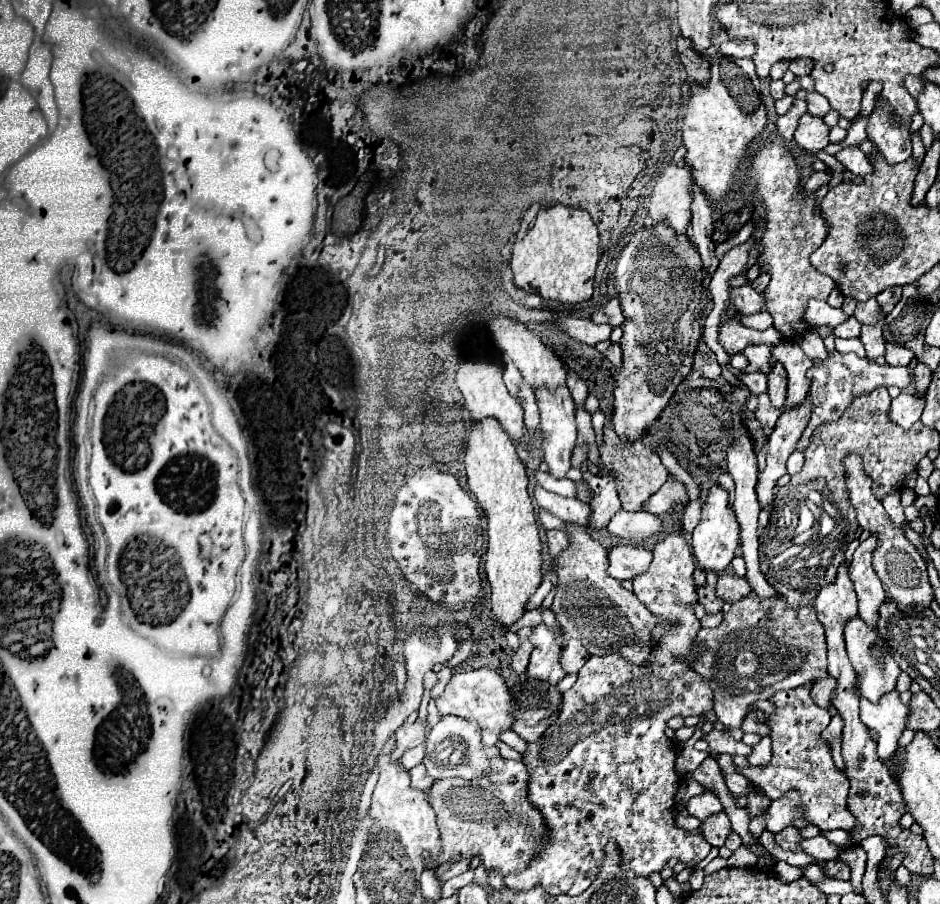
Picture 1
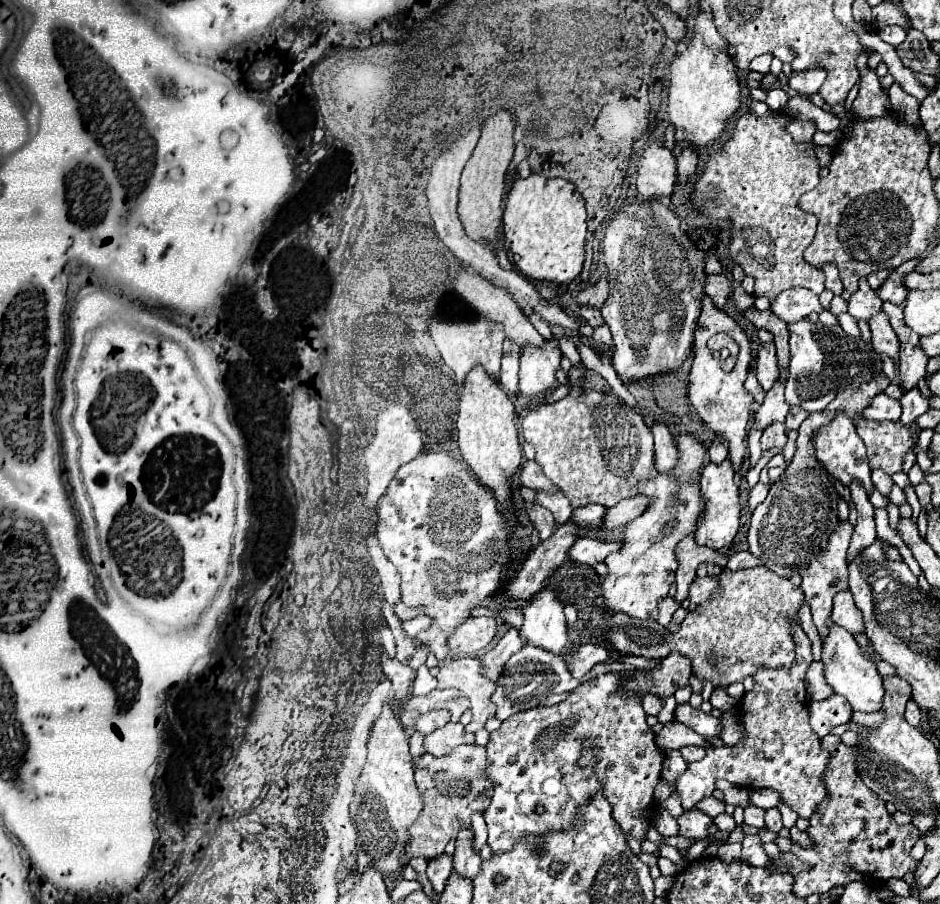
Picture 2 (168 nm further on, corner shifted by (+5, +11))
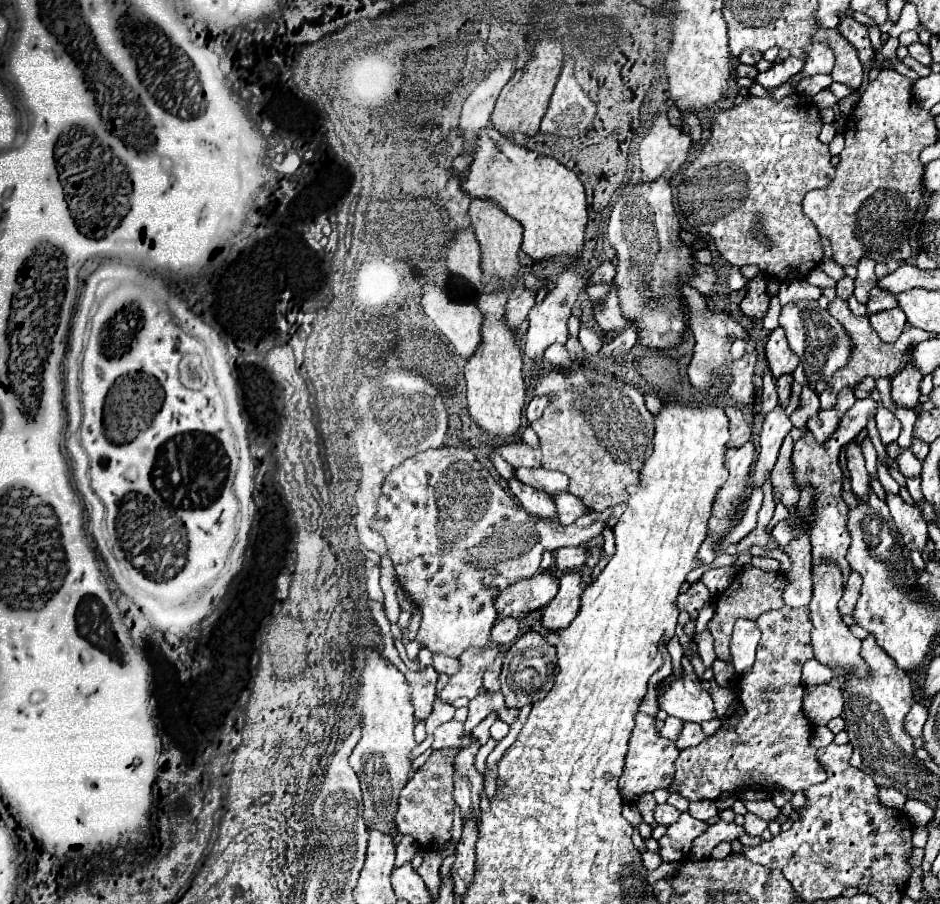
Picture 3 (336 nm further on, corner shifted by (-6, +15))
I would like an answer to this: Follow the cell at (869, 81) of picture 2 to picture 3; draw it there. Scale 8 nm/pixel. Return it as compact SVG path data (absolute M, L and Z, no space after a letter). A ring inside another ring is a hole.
M842 15L836 29L840 31L840 35L846 37L846 41L848 41L852 47L856 47L856 53L858 53L858 57L860 57L862 63L872 61L874 49L872 49L870 39L868 39L868 29L866 29L866 25L858 23L858 21L856 21L854 17L850 17L850 15Z

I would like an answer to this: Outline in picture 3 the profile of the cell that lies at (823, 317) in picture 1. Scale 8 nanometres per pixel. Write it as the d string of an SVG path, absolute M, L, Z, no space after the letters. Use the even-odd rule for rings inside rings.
M784 281L778 289L778 299L782 305L790 301L806 301L806 299L820 299L822 291L806 281Z

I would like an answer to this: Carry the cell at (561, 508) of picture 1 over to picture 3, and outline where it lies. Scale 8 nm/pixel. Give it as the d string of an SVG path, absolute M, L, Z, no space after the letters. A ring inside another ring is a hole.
M510 441L504 445L498 445L498 453L502 459L506 459L512 467L540 467L540 449L532 449L530 445L522 441Z

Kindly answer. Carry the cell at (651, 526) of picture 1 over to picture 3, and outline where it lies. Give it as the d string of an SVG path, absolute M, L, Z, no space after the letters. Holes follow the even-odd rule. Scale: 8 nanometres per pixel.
M558 493L556 497L556 509L558 509L558 521L562 525L570 525L572 521L576 521L578 517L588 513L588 507L582 505L582 501L570 493Z

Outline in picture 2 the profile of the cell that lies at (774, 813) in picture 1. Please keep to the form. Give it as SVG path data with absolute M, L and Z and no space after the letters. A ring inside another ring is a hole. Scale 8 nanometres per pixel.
M749 805L745 809L745 825L751 825L751 827L761 829L765 825L765 809L763 807L755 807L755 805Z

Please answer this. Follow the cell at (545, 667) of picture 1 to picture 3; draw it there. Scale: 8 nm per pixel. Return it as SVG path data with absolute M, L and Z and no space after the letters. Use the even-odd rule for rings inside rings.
M568 571L560 577L560 589L556 597L542 609L542 623L550 631L560 631L570 625L580 609L580 597L586 583L578 571Z

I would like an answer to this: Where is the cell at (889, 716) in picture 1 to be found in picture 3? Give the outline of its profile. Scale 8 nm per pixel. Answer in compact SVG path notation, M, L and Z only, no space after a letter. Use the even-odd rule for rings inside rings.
M822 561L818 567L812 565L812 583L814 583L814 597L808 605L810 609L810 623L812 623L812 647L814 655L820 663L828 665L830 669L838 669L840 673L852 671L856 677L866 679L868 667L864 665L864 659L860 657L860 639L856 639L848 625L840 619L838 613L838 601L842 597L842 573L840 567L834 561Z

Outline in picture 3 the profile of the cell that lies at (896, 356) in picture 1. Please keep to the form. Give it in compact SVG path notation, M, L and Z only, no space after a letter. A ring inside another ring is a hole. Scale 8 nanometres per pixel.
M896 307L896 309L884 311L884 313L872 315L870 325L882 341L894 343L906 325L906 317L904 317L904 311L900 311L900 307Z

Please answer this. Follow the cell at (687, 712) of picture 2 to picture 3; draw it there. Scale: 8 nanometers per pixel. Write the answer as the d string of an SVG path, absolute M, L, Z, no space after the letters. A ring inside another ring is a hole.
M672 671L662 683L666 685L666 691L660 693L658 707L670 717L694 723L702 723L716 717L712 699L702 689L700 679L694 673L682 671L678 675Z

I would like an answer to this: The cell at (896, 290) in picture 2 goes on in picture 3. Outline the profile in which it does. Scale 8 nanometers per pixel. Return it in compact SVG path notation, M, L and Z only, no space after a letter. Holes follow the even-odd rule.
M874 287L870 291L870 299L868 299L868 305L866 305L868 315L888 311L892 307L896 307L896 297L892 293L886 293L884 289L878 289L878 287Z

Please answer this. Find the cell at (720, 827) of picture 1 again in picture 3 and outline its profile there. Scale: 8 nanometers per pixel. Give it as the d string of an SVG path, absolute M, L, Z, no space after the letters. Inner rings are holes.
M682 813L676 823L658 839L658 855L664 863L684 861L692 849L692 841L706 831L706 823L694 819L690 813Z

